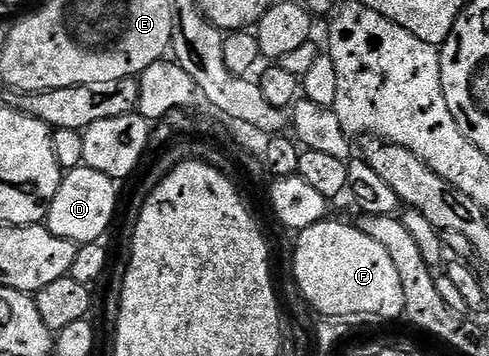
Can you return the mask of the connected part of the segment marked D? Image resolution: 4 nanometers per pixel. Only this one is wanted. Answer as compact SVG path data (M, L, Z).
M84 167L70 169L62 176L55 199L51 199L44 224L55 235L59 235L59 239L73 241L79 247L100 242L117 213L117 189L118 182L99 171Z

